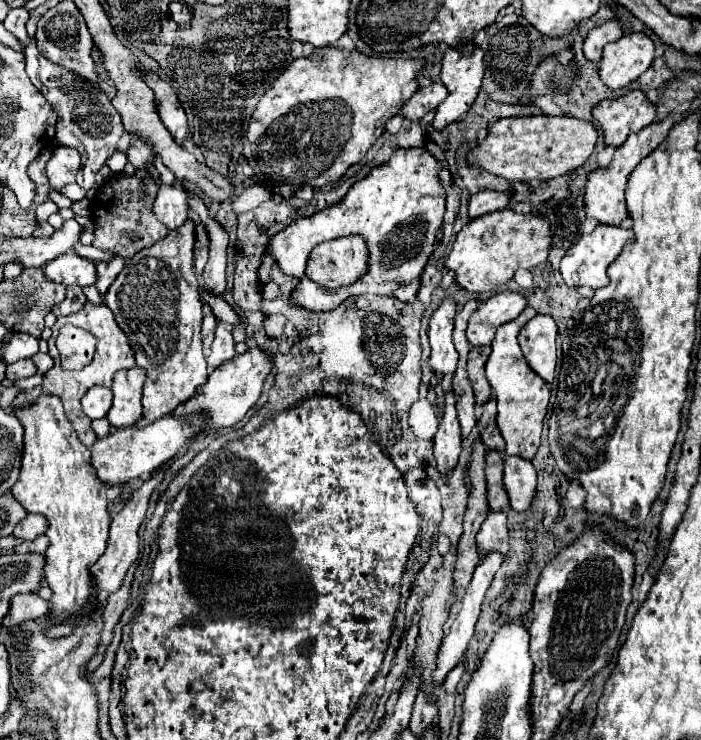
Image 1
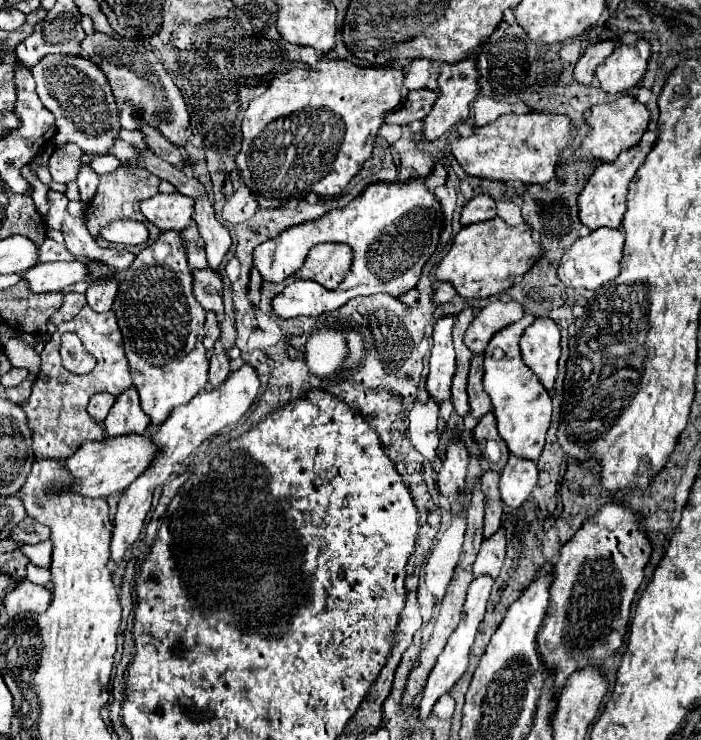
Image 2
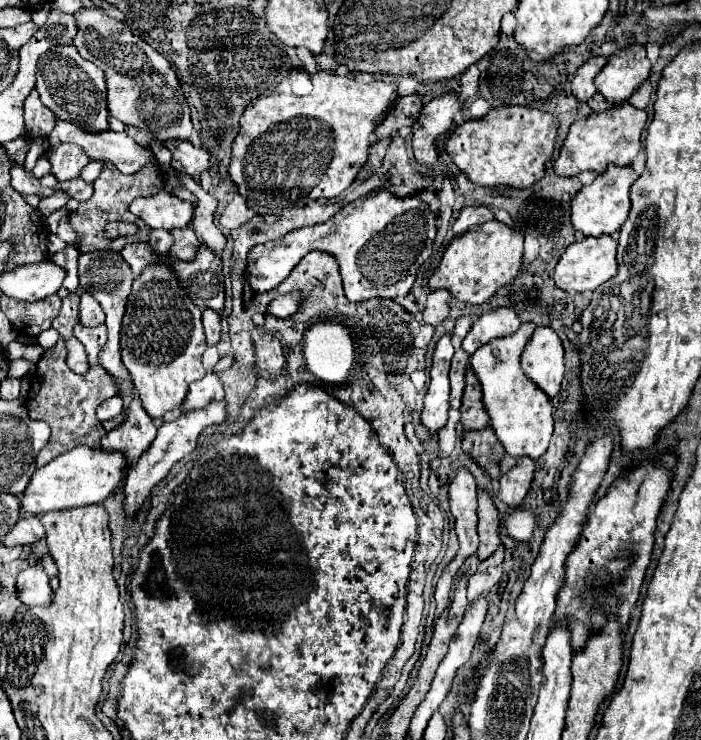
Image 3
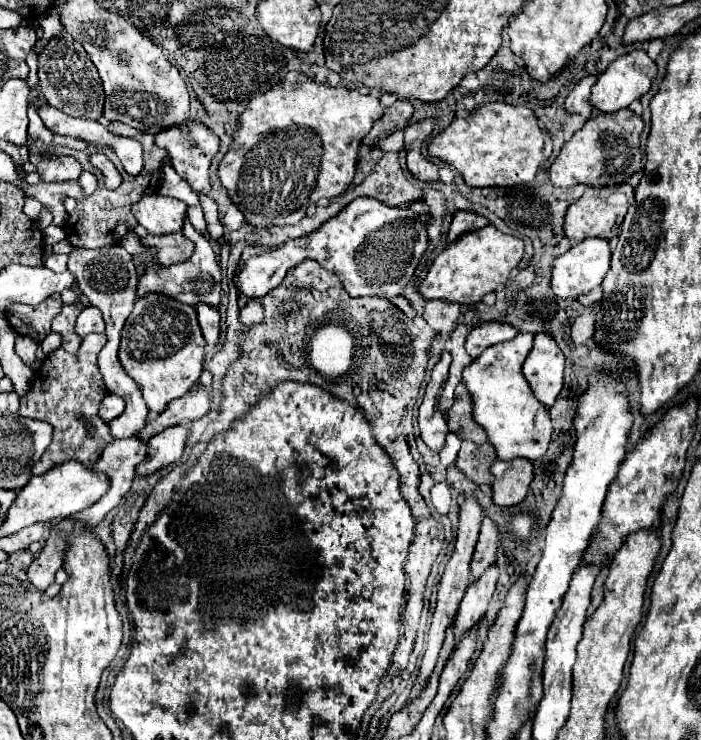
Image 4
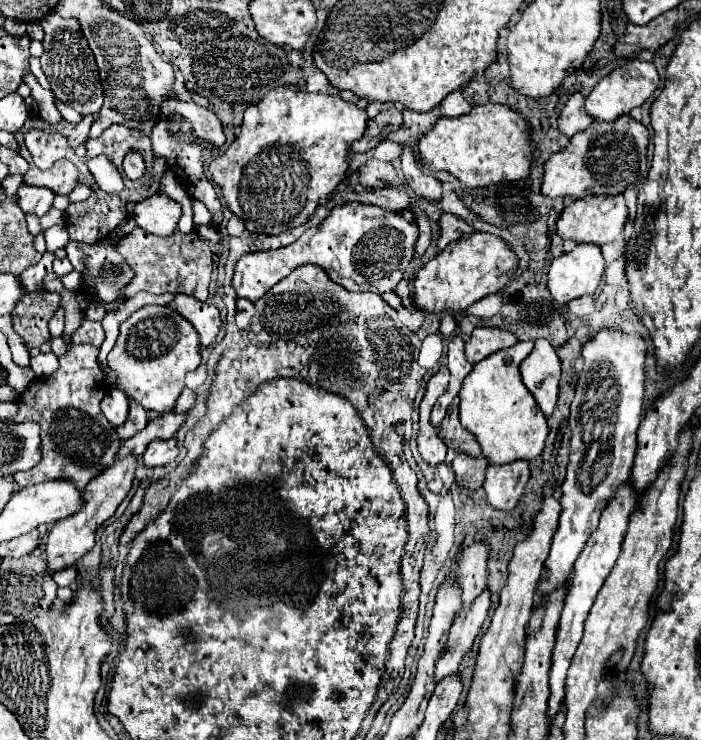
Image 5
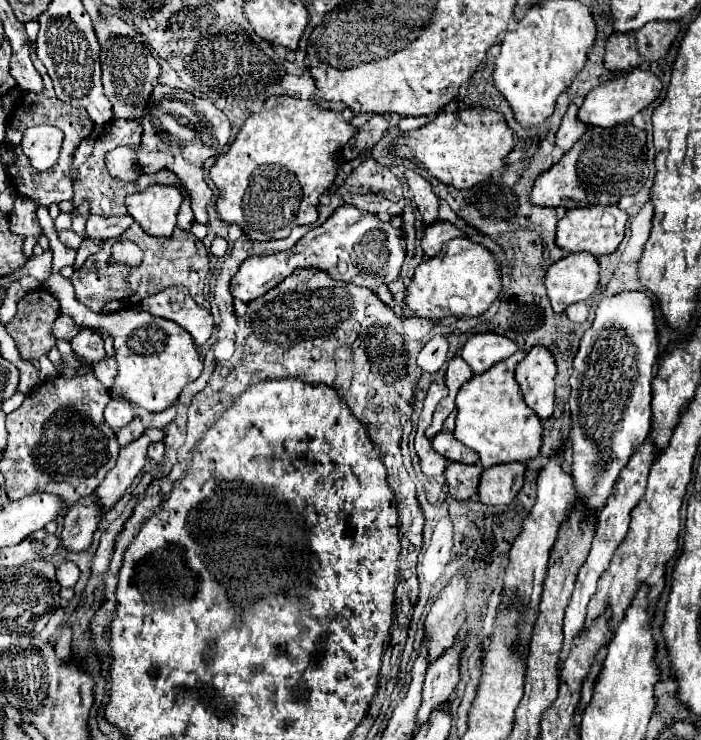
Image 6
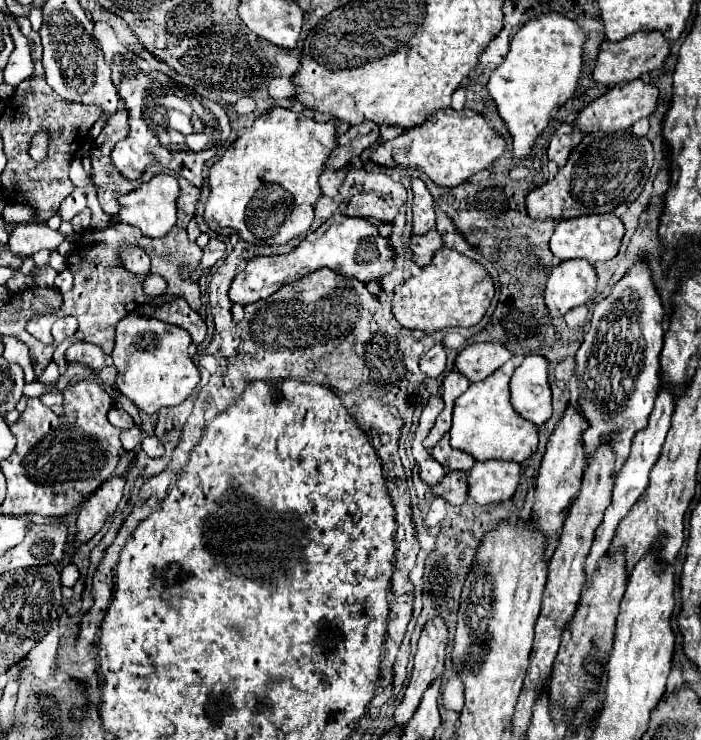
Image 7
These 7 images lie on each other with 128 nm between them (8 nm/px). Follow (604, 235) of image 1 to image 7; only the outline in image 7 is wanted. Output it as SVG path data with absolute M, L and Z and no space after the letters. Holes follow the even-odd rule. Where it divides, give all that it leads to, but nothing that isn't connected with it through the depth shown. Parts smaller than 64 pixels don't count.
M564 260L552 268L546 282L548 312L558 318L586 304L596 290L596 270L588 260Z

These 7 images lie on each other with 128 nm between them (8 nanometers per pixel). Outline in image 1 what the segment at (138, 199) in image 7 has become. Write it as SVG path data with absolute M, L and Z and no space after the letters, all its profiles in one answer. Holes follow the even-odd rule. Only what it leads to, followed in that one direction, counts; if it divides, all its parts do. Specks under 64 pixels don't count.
M156 158L153 165L160 172L160 188L154 200L154 214L164 226L178 228L188 218L186 190L182 182L176 180L176 176L162 164L160 158Z

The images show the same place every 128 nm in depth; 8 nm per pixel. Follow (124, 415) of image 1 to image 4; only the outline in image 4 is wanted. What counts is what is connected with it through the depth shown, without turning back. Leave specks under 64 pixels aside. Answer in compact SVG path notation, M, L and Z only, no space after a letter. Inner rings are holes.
M136 434L136 436L130 436L130 438L124 438L124 440L112 440L110 444L106 444L106 448L104 448L100 460L98 460L92 468L94 468L96 472L106 472L106 474L108 474L108 478L110 478L110 490L100 498L100 502L96 502L92 508L84 508L84 510L78 512L74 518L78 518L80 522L86 522L86 524L92 526L92 528L98 526L98 524L104 520L104 516L106 516L112 508L116 508L116 506L122 502L124 494L130 490L130 484L132 484L132 480L134 480L134 468L136 468L136 464L140 464L140 462L146 458L146 450L148 450L148 442L146 442L146 440L140 440L138 434Z

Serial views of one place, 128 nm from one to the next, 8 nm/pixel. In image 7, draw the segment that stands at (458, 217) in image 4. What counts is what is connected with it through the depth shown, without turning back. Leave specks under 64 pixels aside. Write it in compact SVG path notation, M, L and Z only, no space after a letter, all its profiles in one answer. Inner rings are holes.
M430 230L422 236L412 236L410 248L412 248L412 258L418 266L426 266L432 260L432 254L444 246L444 236L438 230Z

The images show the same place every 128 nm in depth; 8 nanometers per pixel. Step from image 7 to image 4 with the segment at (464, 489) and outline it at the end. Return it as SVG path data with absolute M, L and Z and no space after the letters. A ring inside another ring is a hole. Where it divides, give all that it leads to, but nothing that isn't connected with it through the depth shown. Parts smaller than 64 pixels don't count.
M470 440L462 442L460 454L456 458L458 468L470 476L476 484L490 484L492 482L492 472L490 466L496 460L496 450L492 448L492 444L472 444Z

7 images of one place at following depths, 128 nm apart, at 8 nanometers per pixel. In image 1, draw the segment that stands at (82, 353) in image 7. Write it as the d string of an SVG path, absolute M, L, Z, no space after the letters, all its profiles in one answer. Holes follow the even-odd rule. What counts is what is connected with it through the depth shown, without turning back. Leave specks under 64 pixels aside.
M112 256L112 260L102 262L102 264L96 264L96 270L98 270L96 288L100 290L100 294L106 294L108 286L116 280L116 276L124 268L124 264L126 264L126 260L122 256Z

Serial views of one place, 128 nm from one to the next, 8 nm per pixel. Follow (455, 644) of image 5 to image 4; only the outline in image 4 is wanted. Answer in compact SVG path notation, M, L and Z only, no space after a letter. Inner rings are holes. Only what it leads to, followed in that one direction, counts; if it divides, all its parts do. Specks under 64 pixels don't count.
M492 564L492 568L488 568L488 572L484 572L484 576L480 576L480 580L470 582L468 592L462 598L456 620L454 620L456 644L468 630L472 630L480 622L482 614L488 608L492 592L496 588L496 580L498 580L498 566Z

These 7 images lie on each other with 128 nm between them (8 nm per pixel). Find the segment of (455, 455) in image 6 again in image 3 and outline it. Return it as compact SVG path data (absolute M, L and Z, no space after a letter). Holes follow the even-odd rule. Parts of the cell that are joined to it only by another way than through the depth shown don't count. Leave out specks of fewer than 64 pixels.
M468 368L466 372L466 388L464 388L464 396L462 396L462 418L460 422L470 428L470 430L482 430L490 424L488 420L488 412L484 412L482 406L482 388L480 382L476 378L476 374L472 372L472 368Z

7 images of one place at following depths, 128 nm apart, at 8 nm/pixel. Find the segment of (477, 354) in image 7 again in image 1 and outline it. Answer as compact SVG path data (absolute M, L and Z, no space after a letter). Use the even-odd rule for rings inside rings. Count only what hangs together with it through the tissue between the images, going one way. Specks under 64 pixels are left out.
M504 290L480 302L478 310L470 316L466 336L472 346L490 346L498 326L518 318L518 314L526 308L526 298L518 292Z

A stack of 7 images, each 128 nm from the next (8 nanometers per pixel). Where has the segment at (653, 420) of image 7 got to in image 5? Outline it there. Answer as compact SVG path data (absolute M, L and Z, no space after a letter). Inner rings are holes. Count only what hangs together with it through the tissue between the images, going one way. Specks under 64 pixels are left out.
M628 484L620 486L616 490L616 496L608 502L606 510L602 512L602 518L600 518L600 524L598 528L592 532L592 536L588 538L580 558L576 560L574 564L574 570L572 570L572 576L570 576L570 586L568 586L568 592L566 592L566 598L564 598L564 608L562 608L562 616L560 616L560 622L558 622L558 630L556 630L556 646L554 646L554 652L552 652L552 668L550 668L550 700L548 700L548 710L546 710L546 716L548 716L548 722L554 720L554 716L560 712L562 708L562 702L564 702L564 680L566 680L566 672L570 668L570 662L572 662L572 656L582 640L582 632L584 632L584 620L596 600L596 594L598 590L602 588L604 580L608 578L618 554L620 554L620 544L622 544L622 538L626 534L626 526L628 526L628 518L634 510L634 504L636 504L636 494L632 492L632 488L628 488Z

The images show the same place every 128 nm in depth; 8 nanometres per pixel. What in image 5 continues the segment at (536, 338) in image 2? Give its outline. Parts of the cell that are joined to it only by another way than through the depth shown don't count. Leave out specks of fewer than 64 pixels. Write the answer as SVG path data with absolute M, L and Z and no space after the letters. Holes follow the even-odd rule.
M540 338L534 344L532 354L520 364L522 382L536 398L540 410L550 416L558 400L558 384L562 374L562 362L554 346Z

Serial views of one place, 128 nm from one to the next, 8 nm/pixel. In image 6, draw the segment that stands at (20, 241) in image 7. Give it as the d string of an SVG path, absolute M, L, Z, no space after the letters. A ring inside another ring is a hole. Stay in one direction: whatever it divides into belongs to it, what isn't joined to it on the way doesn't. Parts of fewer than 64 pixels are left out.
M18 196L14 201L14 212L10 216L12 220L12 232L22 236L40 236L39 222L36 218L36 202L28 196ZM63 230L62 232L58 232L58 238L60 238L60 242L72 250L78 250L83 238L78 236L76 232L72 230Z

